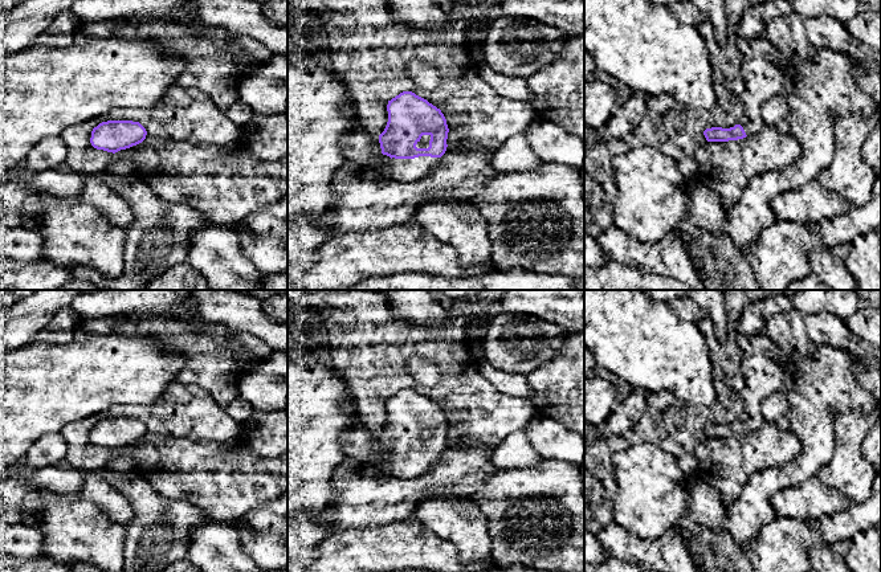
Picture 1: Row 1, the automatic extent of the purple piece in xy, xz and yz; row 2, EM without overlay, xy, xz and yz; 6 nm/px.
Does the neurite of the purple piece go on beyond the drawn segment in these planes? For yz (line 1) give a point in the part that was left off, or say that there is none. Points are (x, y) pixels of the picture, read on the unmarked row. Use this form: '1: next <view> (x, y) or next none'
1: next yz (763, 364)

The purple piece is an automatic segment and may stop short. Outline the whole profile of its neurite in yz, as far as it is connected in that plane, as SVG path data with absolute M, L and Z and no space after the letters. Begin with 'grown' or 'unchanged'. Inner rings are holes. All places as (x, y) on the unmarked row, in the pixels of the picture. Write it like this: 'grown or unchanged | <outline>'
grown | M735 334L735 338L742 350L743 388L739 393L745 408L734 424L706 425L703 432L707 438L738 437L760 429L766 422L760 405L780 391L787 365L792 360L767 334Z

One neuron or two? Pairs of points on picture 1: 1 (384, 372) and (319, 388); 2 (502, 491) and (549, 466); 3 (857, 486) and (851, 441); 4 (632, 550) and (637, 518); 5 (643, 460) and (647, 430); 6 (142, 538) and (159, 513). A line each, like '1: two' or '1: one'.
1: two
2: one
3: one
4: two
5: two
6: one

